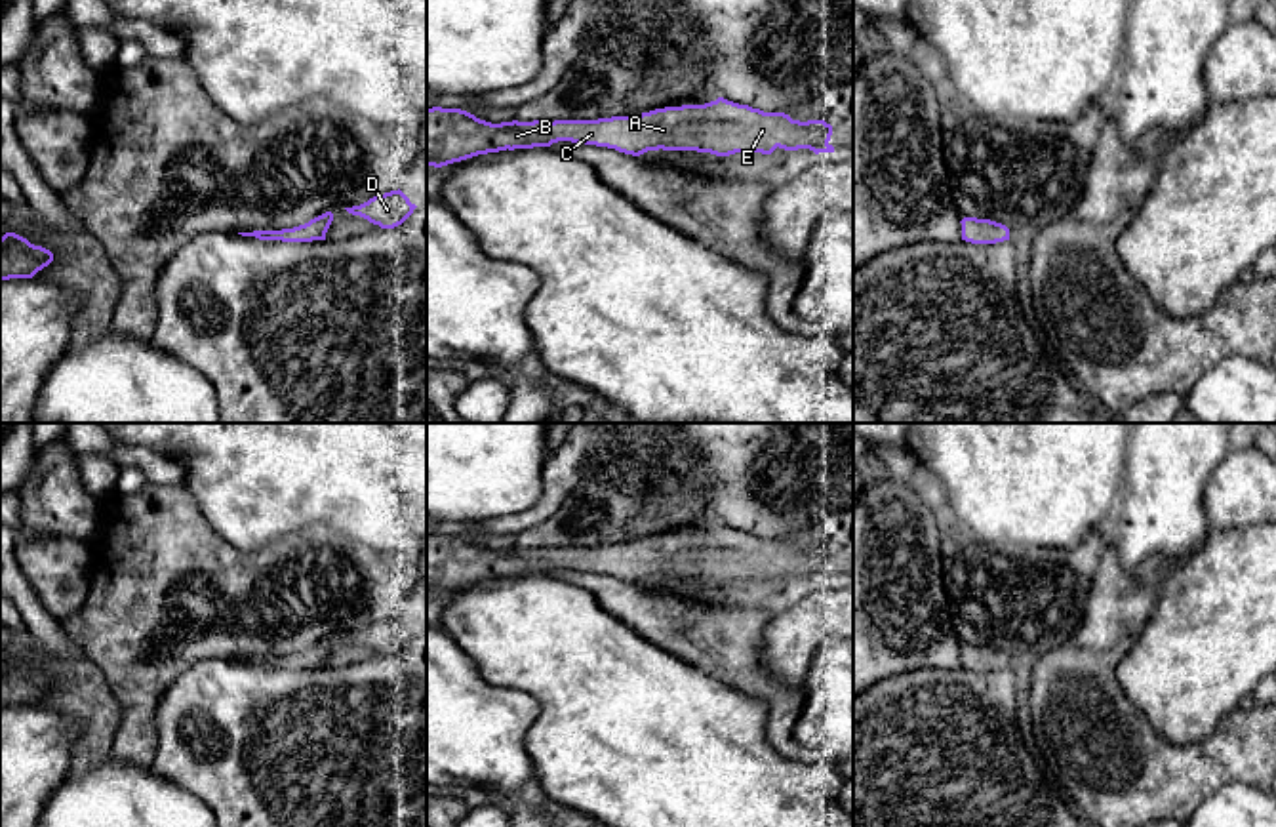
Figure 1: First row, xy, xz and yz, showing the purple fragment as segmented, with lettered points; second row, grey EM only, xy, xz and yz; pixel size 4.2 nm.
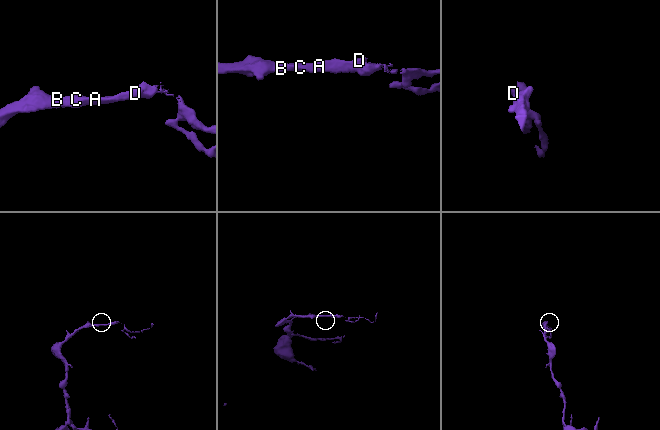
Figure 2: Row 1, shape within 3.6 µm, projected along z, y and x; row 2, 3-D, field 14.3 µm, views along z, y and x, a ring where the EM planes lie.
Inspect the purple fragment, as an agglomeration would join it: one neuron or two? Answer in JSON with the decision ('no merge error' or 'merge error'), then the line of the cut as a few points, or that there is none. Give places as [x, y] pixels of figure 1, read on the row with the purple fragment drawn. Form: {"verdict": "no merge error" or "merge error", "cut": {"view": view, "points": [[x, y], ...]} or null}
{"verdict": "no merge error", "cut": null}

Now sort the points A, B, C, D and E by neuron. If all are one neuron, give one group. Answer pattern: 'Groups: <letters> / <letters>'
Groups: A B C D E

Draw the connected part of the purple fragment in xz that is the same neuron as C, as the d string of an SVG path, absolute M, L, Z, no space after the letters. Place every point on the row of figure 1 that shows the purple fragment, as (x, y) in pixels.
M718 97L705 105L665 107L636 116L611 116L598 120L533 120L491 124L461 109L427 109L427 168L442 168L478 154L550 147L558 141L585 143L615 149L625 154L640 156L648 151L697 151L716 156L735 152L771 154L777 147L785 151L809 149L815 154L834 152L828 143L832 126L825 120L792 120L785 112L764 112L748 105L739 105Z

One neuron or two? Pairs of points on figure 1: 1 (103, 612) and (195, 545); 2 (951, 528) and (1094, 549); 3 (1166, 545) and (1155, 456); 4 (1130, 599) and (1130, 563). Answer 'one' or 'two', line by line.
1: one
2: one
3: one
4: two

